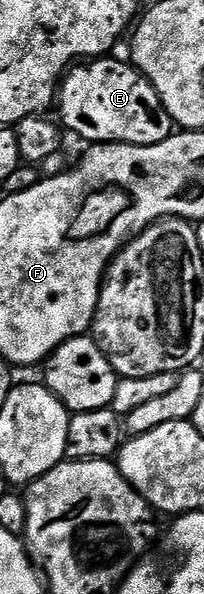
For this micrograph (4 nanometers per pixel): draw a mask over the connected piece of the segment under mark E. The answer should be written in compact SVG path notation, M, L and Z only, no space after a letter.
M113 55L70 68L59 86L59 105L60 101L60 124L86 143L151 145L163 143L175 132L171 115L151 82L128 60L116 61Z

